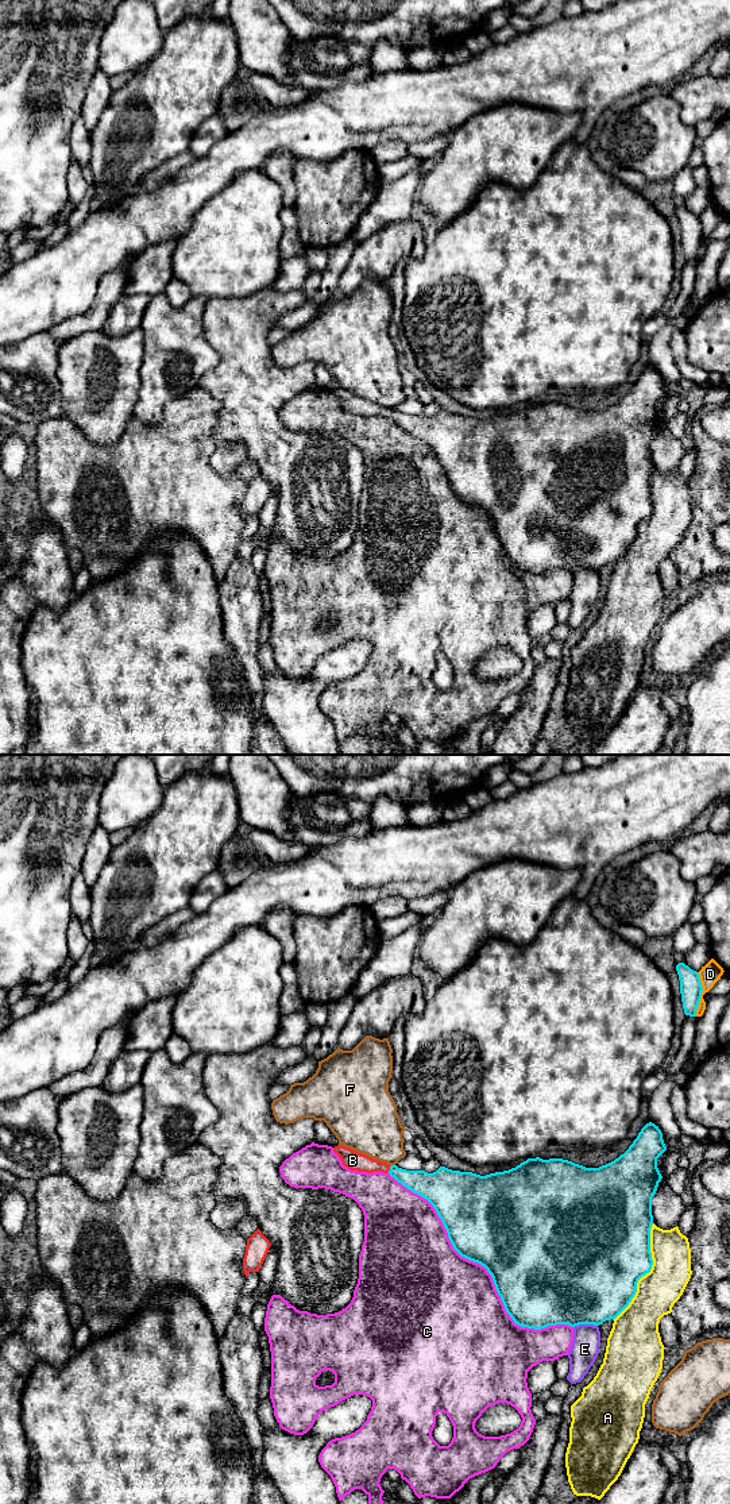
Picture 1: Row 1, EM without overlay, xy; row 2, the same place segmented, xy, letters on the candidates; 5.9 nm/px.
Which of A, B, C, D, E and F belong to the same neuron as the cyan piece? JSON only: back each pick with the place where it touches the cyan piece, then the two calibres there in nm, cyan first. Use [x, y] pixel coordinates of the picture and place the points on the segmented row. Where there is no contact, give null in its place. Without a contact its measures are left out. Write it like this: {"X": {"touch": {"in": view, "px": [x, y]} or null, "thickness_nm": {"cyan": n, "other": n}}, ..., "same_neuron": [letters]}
{"B": {"touch": {"in": "xy", "px": [390, 1169]}, "thickness_nm": {"cyan": 150, "other": 110}}, "same_neuron": ["B"]}

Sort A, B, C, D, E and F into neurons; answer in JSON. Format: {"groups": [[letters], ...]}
{"groups": [["A"], ["B"], ["C"], ["D"], ["E"], ["F"]]}

